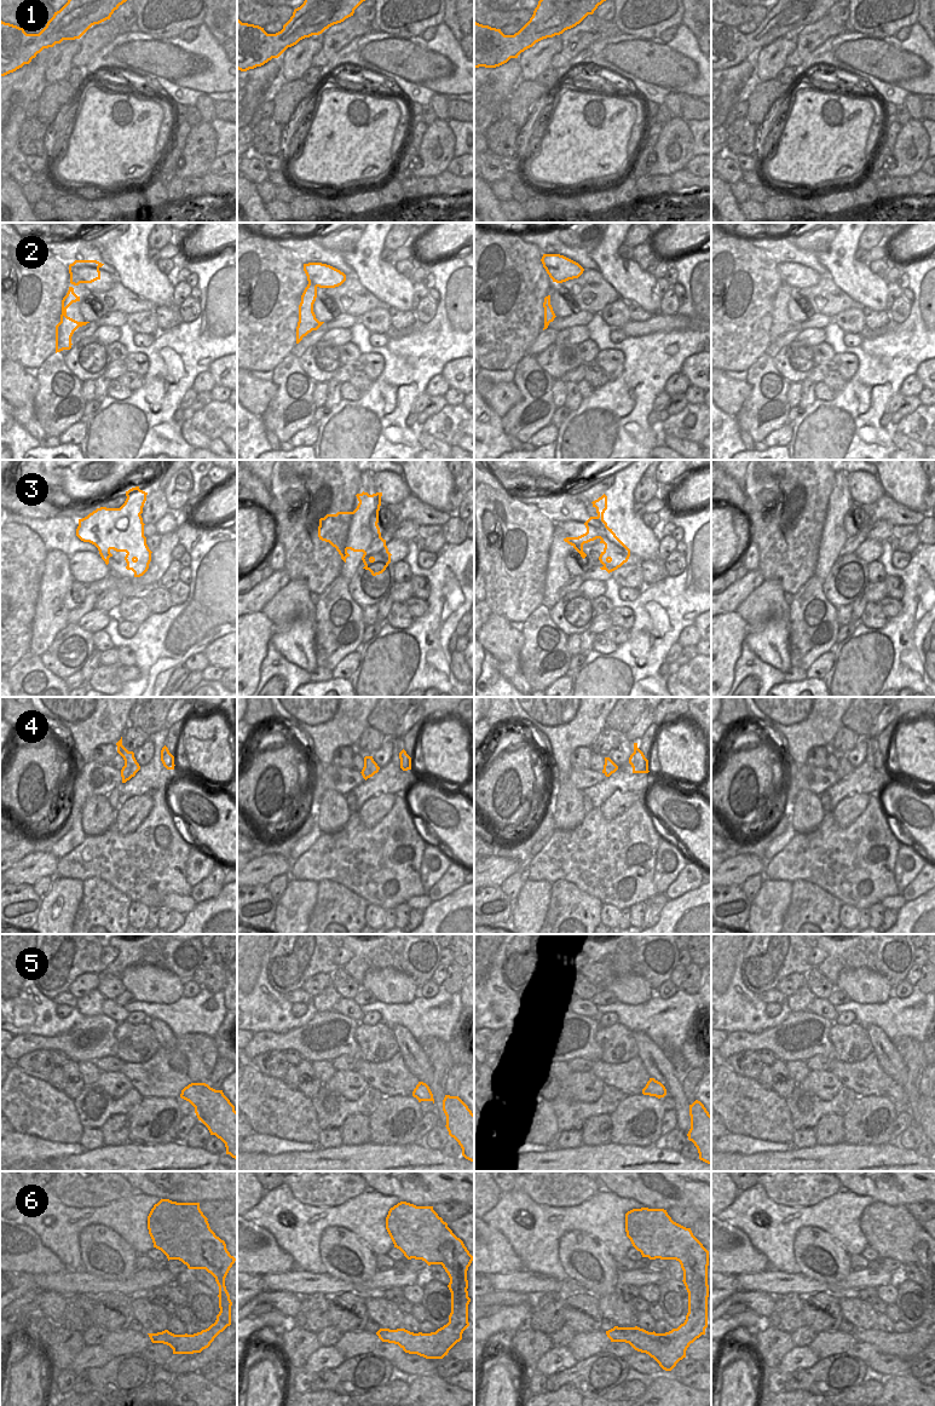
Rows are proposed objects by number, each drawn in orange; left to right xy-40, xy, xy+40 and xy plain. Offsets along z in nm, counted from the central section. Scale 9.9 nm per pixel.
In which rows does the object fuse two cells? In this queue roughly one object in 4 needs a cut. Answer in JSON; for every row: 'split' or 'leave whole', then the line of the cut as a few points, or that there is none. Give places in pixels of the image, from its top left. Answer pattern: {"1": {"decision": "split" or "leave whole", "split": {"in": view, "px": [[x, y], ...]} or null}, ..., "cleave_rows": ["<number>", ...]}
{"1": {"decision": "leave whole", "split": null}, "2": {"decision": "split", "split": {"in": "xy", "px": [[309, 282], [316, 287]]}}, "3": {"decision": "split", "split": {"in": "xy", "px": [[374, 514], [370, 518], [370, 540], [364, 553]]}}, "4": {"decision": "leave whole", "split": null}, "5": {"decision": "leave whole", "split": null}, "6": {"decision": "leave whole", "split": null}, "cleave_rows": ["2", "3"]}

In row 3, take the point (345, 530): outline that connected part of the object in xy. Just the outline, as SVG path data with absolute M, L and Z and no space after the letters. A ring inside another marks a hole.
M382 492L356 495L359 503L353 512L337 512L319 519L318 537L336 548L346 563L348 549L365 553L371 540L370 518L374 515L379 523L379 511Z

